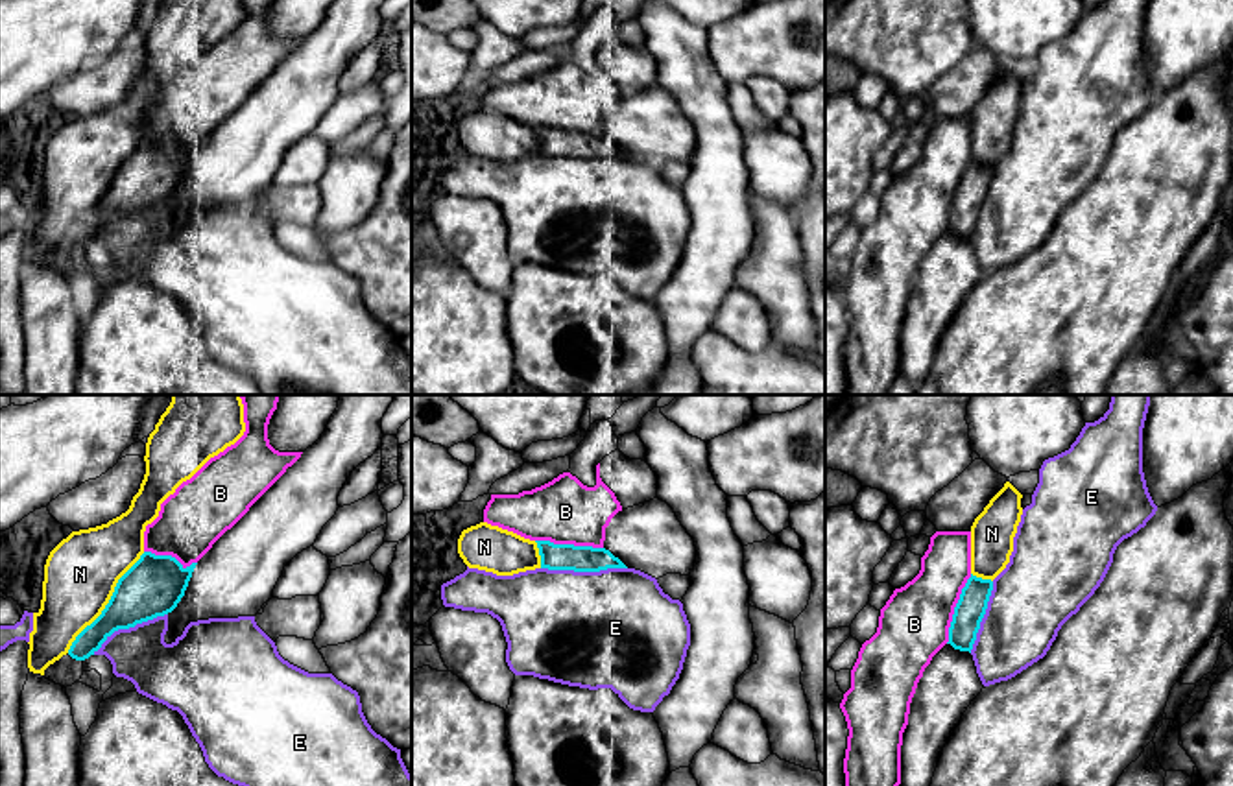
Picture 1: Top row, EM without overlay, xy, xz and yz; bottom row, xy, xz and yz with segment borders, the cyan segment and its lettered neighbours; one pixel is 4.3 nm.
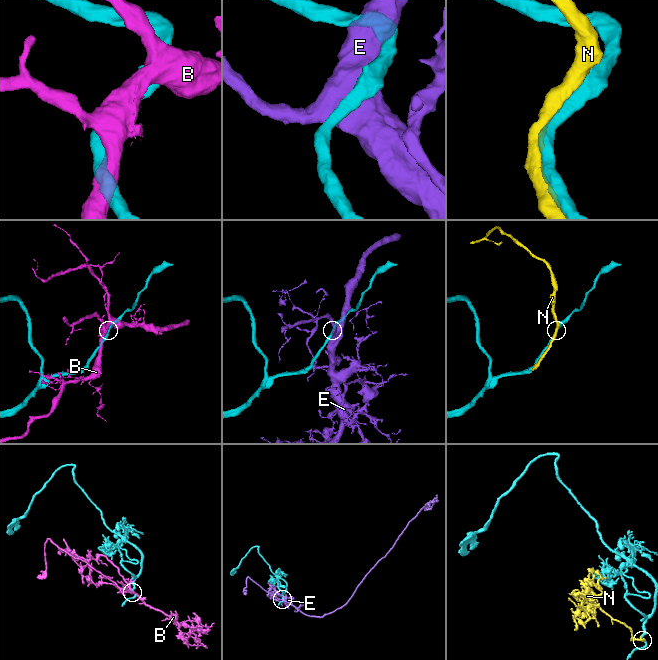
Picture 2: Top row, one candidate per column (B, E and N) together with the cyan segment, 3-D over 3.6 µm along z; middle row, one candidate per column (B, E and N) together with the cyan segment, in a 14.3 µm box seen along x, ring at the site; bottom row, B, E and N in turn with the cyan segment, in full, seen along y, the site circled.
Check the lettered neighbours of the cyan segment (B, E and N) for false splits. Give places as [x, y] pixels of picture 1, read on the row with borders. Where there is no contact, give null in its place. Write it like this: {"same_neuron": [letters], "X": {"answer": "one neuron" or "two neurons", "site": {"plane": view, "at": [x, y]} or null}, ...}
{"same_neuron": ["N"], "B": {"answer": "two neurons", "site": {"plane": "yz", "at": [955, 609]}}, "E": {"answer": "two neurons", "site": {"plane": "xz", "at": [584, 571]}}, "N": {"answer": "one neuron", "site": {"plane": "xy", "at": [109, 602]}}}

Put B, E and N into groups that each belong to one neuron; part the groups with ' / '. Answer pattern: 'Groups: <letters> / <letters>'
Groups: B / E / N

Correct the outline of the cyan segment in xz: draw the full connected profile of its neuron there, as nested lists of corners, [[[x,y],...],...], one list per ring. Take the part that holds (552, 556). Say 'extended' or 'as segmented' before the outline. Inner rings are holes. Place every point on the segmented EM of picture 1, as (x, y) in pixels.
extended; [[[487,522],[461,531],[458,554],[469,568],[497,576],[513,576],[535,568],[574,572],[628,568],[605,548],[530,541]]]

